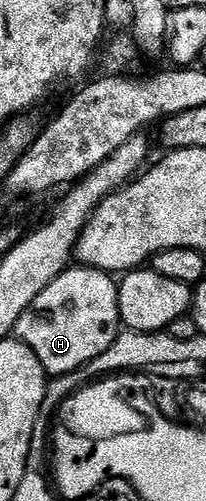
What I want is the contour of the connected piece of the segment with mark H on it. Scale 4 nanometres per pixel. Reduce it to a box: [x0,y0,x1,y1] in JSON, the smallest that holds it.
[16,267,119,377]

